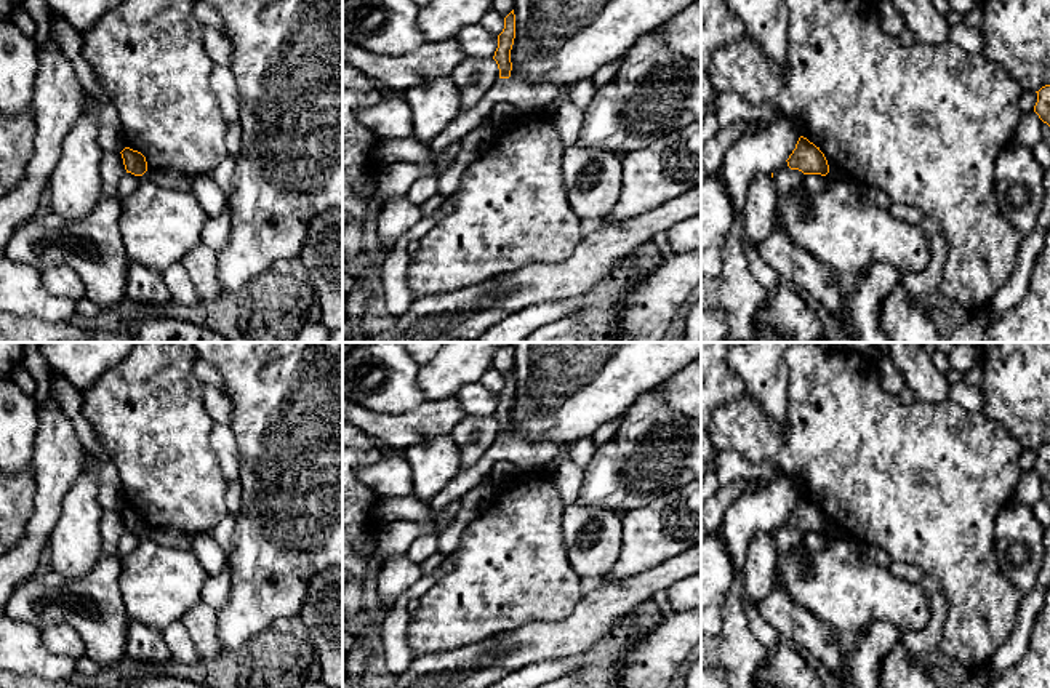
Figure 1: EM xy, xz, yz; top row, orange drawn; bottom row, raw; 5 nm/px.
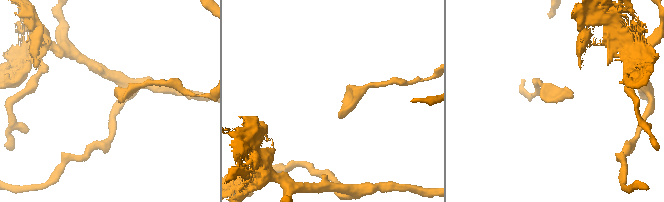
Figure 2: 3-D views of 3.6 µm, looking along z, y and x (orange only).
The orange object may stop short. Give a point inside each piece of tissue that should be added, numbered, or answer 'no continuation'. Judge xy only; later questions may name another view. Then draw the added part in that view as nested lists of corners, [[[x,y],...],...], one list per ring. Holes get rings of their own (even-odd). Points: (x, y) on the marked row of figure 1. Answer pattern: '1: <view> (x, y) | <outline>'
no continuation

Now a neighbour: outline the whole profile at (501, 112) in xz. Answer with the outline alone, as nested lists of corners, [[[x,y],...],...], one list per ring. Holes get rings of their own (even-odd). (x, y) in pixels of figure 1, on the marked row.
[[[498,102],[488,114],[490,128],[493,131],[499,130],[504,123],[515,120],[522,114],[520,109],[509,102]]]

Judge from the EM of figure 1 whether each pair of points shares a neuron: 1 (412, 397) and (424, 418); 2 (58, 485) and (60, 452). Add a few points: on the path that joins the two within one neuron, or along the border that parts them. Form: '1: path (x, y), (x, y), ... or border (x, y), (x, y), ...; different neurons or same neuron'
1: border (426, 400), (405, 412), (380, 413); different neurons
2: path (58, 477), (58, 460); same neuron

